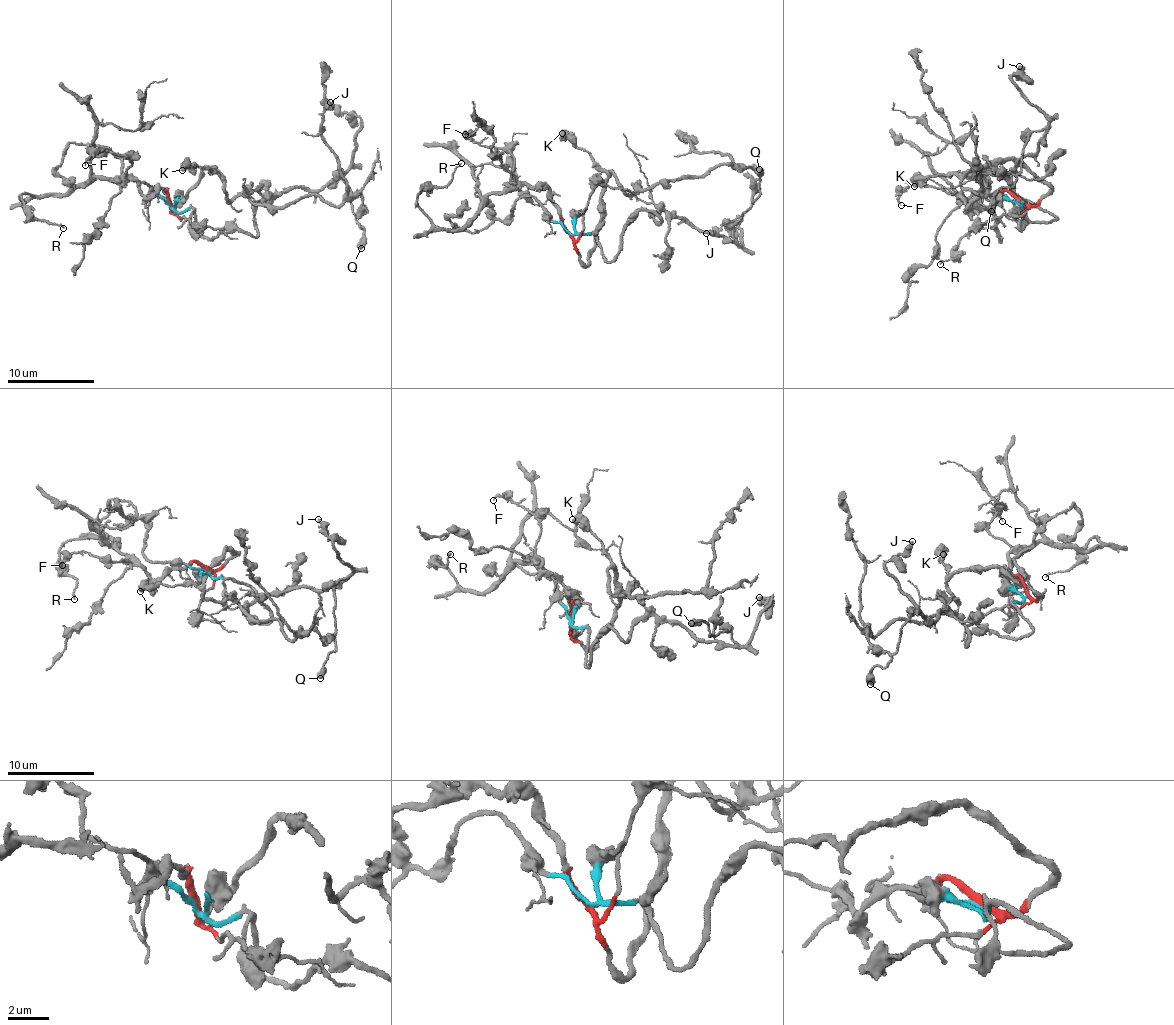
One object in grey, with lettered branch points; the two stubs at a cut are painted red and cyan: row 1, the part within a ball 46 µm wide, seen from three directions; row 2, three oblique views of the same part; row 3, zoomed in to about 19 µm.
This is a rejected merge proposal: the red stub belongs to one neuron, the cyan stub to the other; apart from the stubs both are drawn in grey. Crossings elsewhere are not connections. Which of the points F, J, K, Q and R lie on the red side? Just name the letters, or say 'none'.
F, K, R

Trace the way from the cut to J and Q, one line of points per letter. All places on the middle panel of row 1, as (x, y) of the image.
J: (570, 234), (610, 261), (650, 210), (742, 244), (737, 218), (706, 234)
Q: (570, 234), (594, 236), (610, 261), (640, 209), (733, 240), (760, 169)

